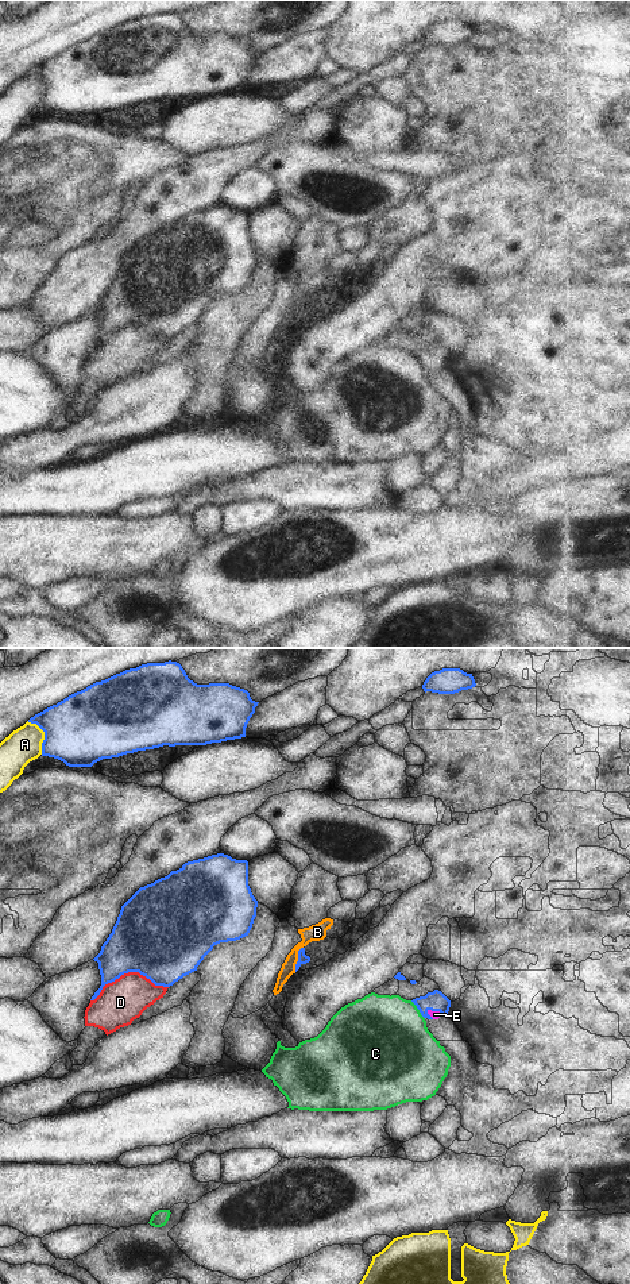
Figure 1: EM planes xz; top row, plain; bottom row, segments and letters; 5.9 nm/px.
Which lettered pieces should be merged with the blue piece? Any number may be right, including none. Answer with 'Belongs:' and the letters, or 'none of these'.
Belongs: E

